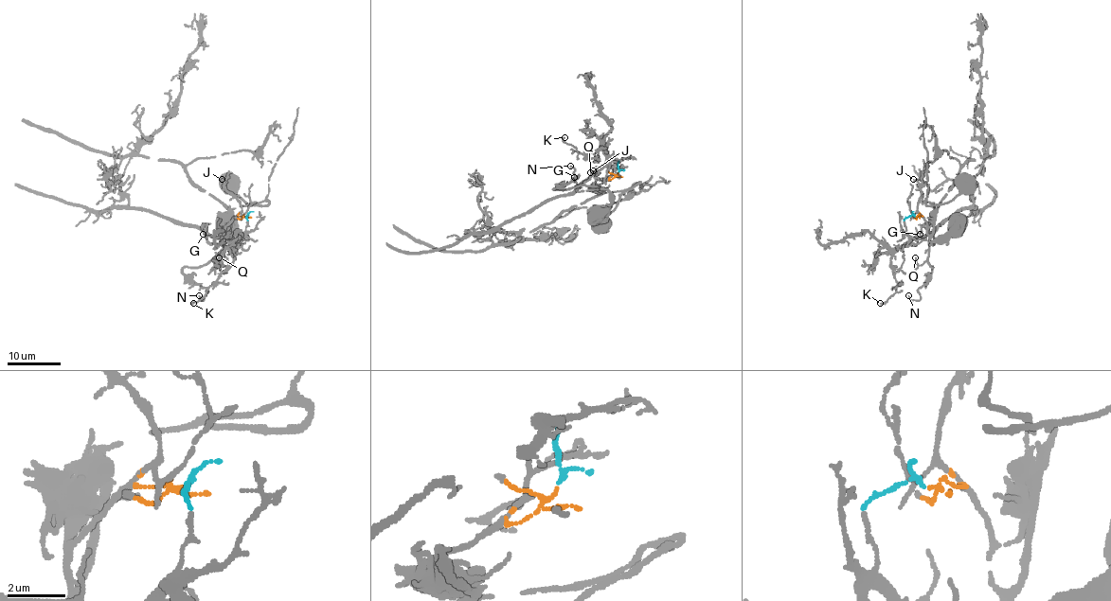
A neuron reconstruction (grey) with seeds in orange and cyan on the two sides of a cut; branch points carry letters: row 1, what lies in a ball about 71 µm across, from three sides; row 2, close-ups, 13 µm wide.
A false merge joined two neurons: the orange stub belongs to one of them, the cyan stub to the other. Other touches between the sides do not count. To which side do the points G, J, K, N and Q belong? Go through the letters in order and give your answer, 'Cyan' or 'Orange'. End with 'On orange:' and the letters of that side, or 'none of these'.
G: Cyan
J: Orange
K: Cyan
N: Orange
Q: Orange
On orange: J, N, Q

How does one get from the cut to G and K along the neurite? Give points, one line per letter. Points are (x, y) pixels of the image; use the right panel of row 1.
G: (914, 216), (904, 220), (909, 241), (922, 238), (929, 232), (929, 226), (925, 223), (920, 235)
K: (914, 216), (904, 220), (909, 239), (893, 255), (890, 262), (896, 291), (880, 304)

